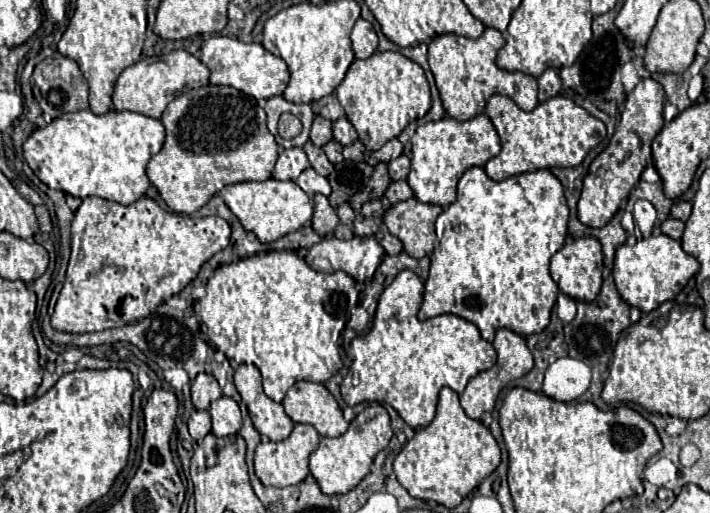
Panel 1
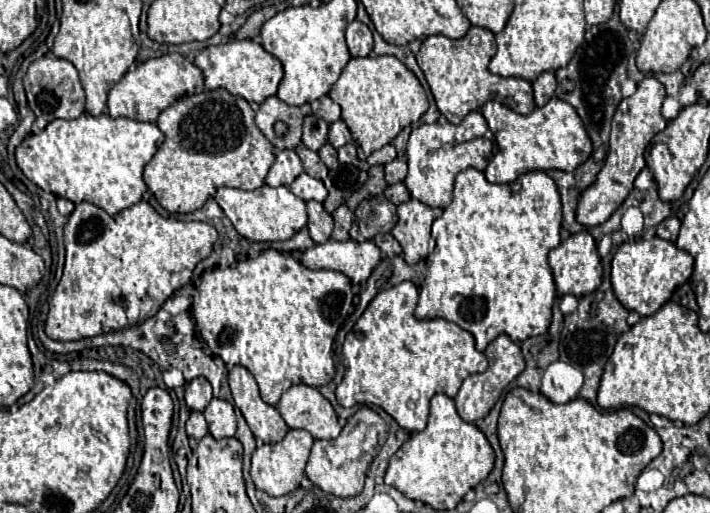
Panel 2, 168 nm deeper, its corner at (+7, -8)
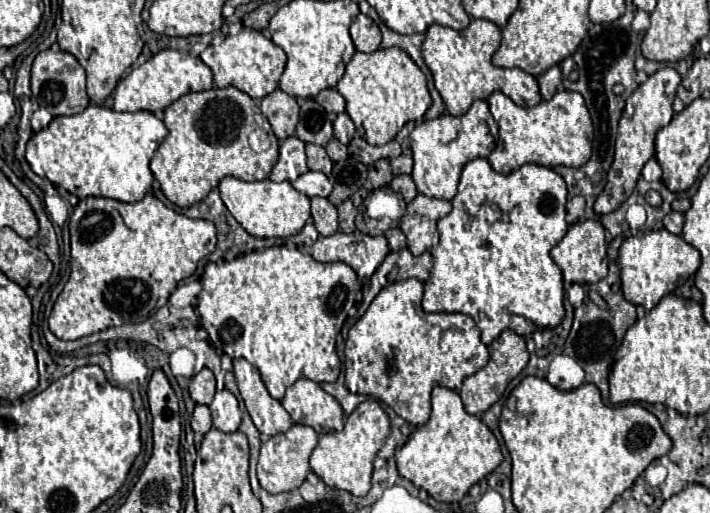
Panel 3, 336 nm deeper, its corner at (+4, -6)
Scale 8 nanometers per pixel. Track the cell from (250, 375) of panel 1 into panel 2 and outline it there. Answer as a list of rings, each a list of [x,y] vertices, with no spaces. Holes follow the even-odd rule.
[[[235,366],[229,372],[229,386],[235,406],[245,416],[255,438],[265,444],[281,442],[283,436],[289,432],[289,426],[285,424],[275,406],[269,406],[261,400],[253,374],[245,366]]]

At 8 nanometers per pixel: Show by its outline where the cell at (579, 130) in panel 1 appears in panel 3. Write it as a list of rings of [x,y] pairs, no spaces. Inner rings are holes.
[[[560,90],[552,100],[540,102],[534,108],[516,106],[502,92],[492,92],[488,98],[490,112],[500,128],[496,148],[488,156],[490,166],[500,174],[510,174],[524,164],[540,166],[572,166],[580,168],[592,156],[594,128],[586,104],[578,92]]]

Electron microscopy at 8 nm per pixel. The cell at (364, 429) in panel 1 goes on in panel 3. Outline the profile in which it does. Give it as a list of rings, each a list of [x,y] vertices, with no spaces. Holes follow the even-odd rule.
[[[366,400],[348,416],[342,432],[320,436],[320,442],[310,456],[310,468],[314,470],[314,474],[320,476],[320,480],[326,486],[350,492],[354,496],[366,496],[370,492],[372,462],[378,450],[384,446],[388,434],[390,434],[388,414],[380,408],[376,400]]]

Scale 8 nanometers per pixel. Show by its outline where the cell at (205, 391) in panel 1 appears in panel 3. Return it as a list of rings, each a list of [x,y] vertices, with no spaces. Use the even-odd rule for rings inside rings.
[[[204,368],[202,372],[192,376],[190,396],[196,404],[206,404],[208,406],[214,398],[214,392],[216,392],[216,380],[214,380],[214,374],[208,368]]]

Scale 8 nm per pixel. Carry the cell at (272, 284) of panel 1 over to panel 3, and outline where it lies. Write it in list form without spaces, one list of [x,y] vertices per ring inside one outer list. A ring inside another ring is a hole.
[[[275,245],[240,254],[230,262],[220,260],[207,263],[201,284],[198,314],[202,318],[202,328],[208,332],[210,344],[216,350],[224,350],[232,359],[244,358],[256,366],[272,398],[282,400],[286,388],[292,386],[298,378],[308,378],[314,382],[336,382],[340,374],[336,338],[348,316],[348,310],[354,306],[356,292],[360,290],[358,276],[348,264],[322,264],[297,247]]]

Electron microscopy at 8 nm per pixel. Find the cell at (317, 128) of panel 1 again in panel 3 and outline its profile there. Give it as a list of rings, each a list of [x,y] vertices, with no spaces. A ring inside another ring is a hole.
[[[306,100],[302,104],[296,136],[302,142],[312,142],[318,146],[326,146],[332,138],[332,120],[326,114],[326,110],[314,100]]]

